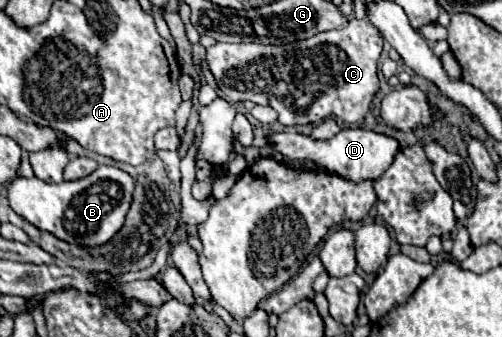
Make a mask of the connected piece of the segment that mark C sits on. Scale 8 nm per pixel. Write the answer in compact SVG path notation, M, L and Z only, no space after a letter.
M364 18L350 20L346 28L320 32L308 40L284 46L216 42L206 48L206 62L228 102L256 102L256 92L266 94L268 104L280 114L280 122L296 126L322 122L328 116L344 122L362 122L380 86L376 74L380 54L380 30Z

